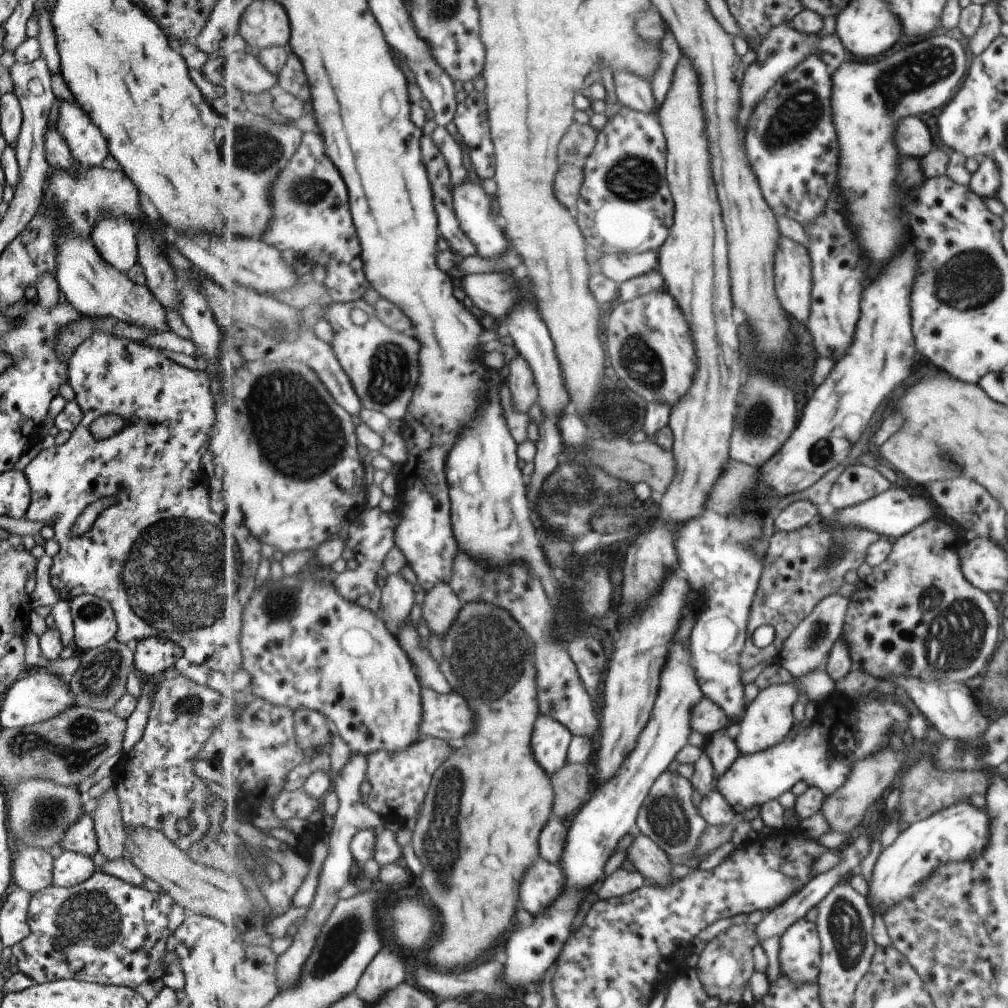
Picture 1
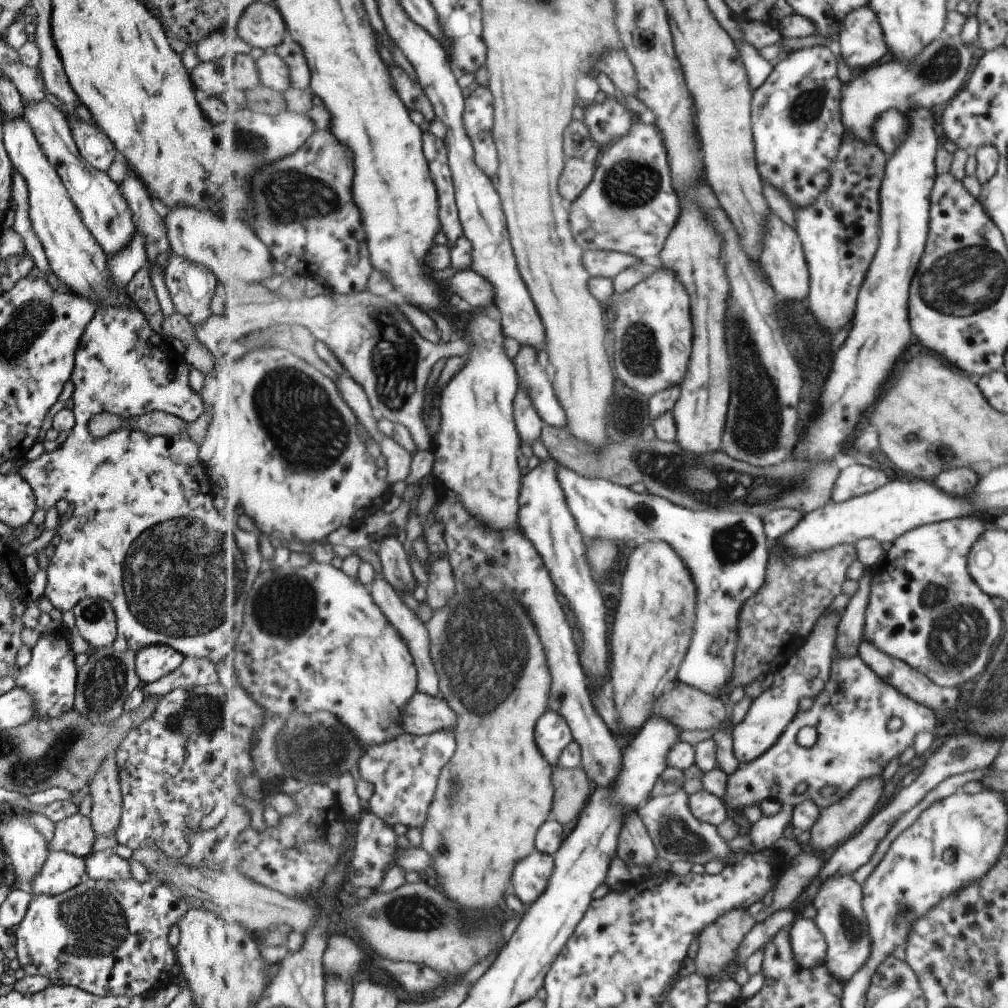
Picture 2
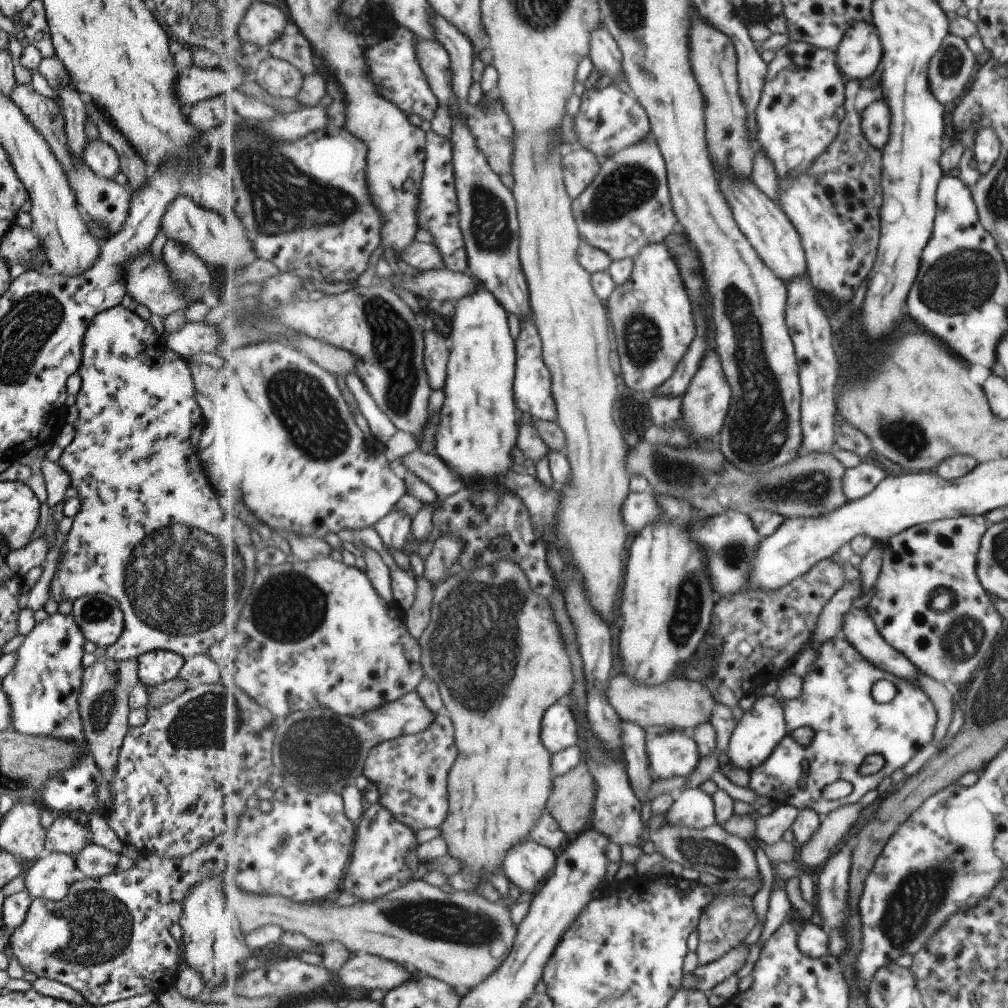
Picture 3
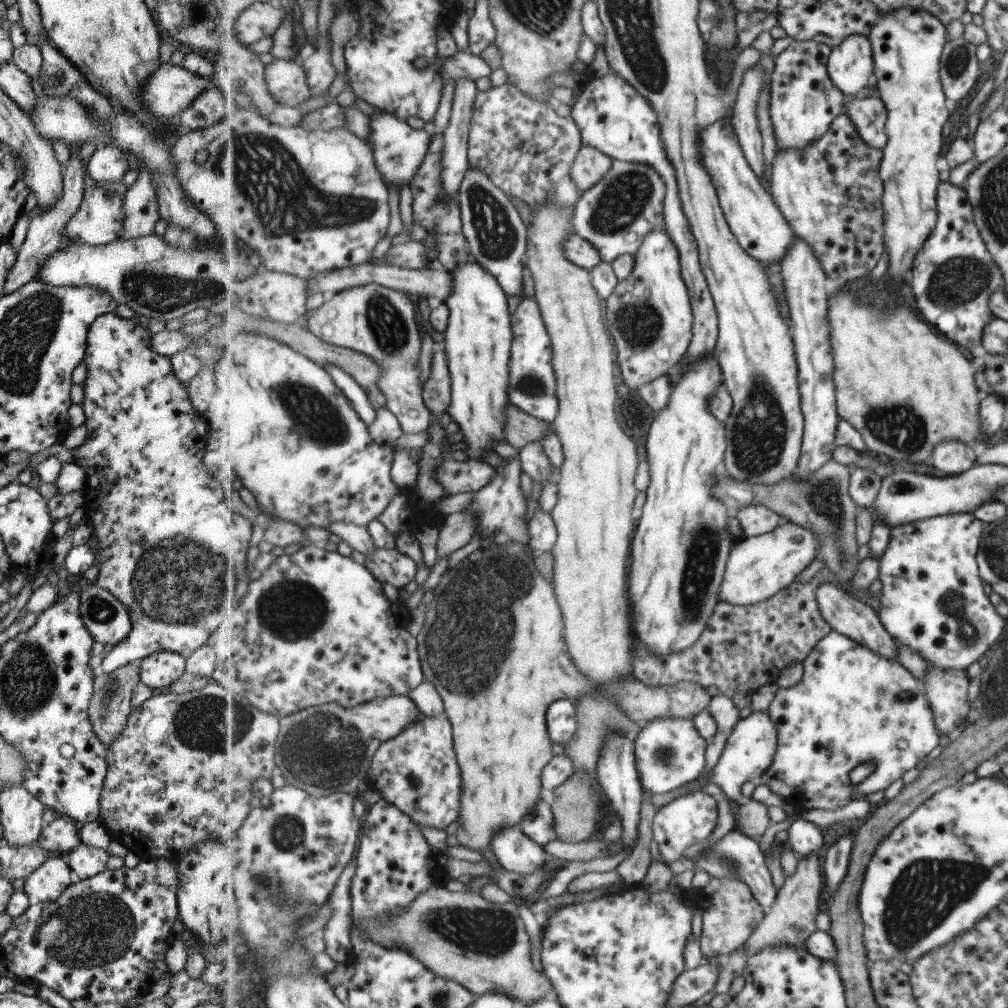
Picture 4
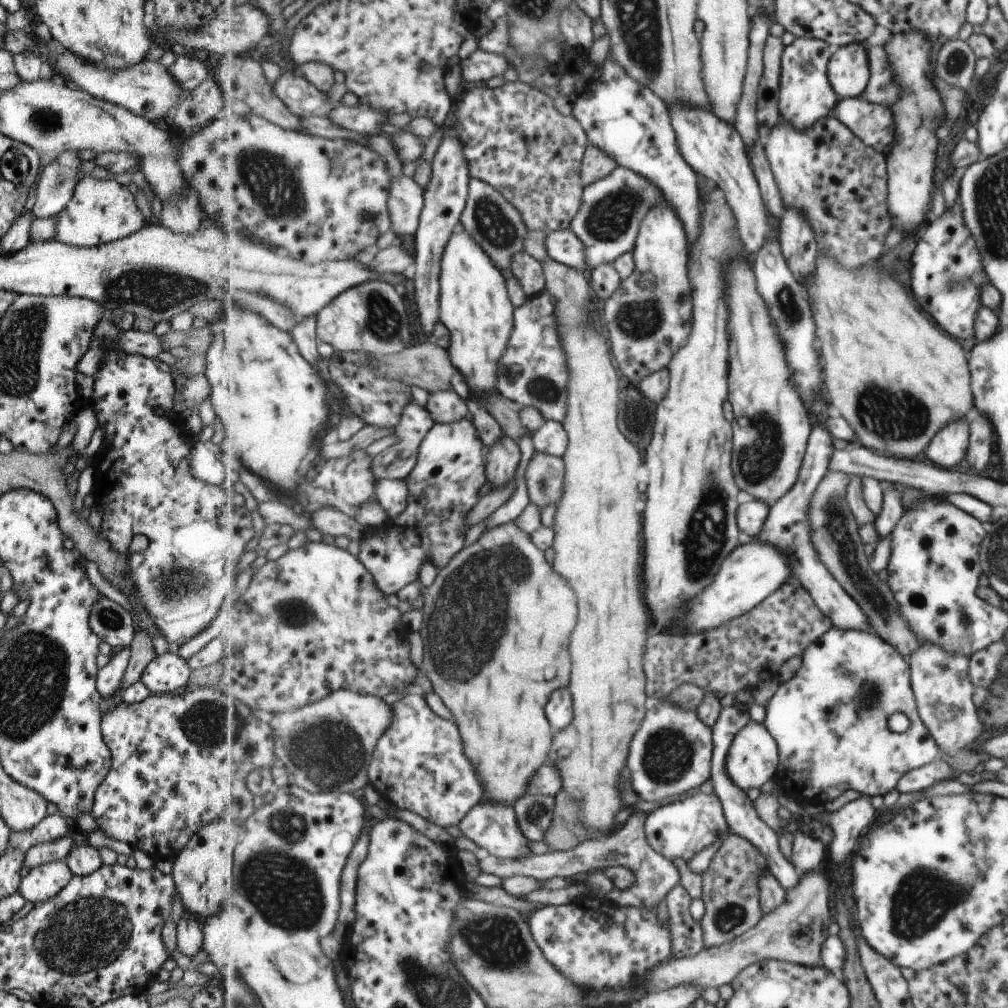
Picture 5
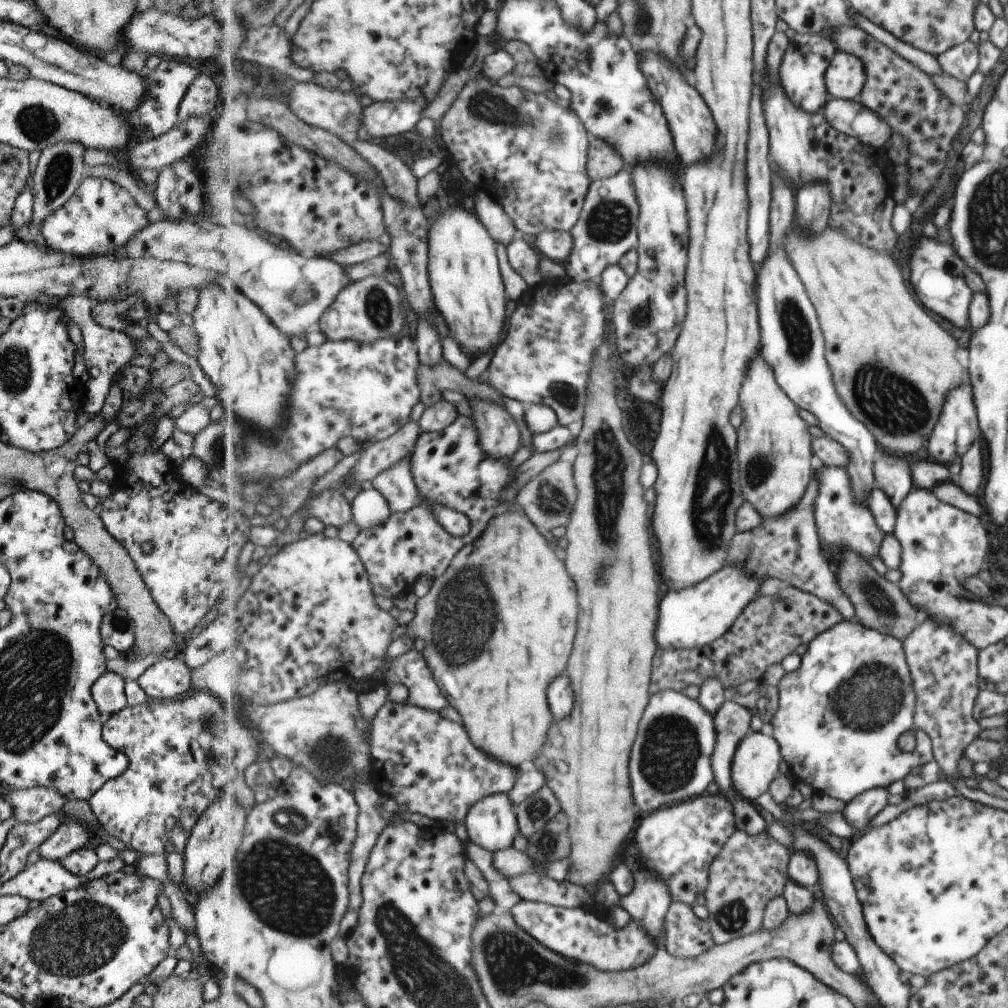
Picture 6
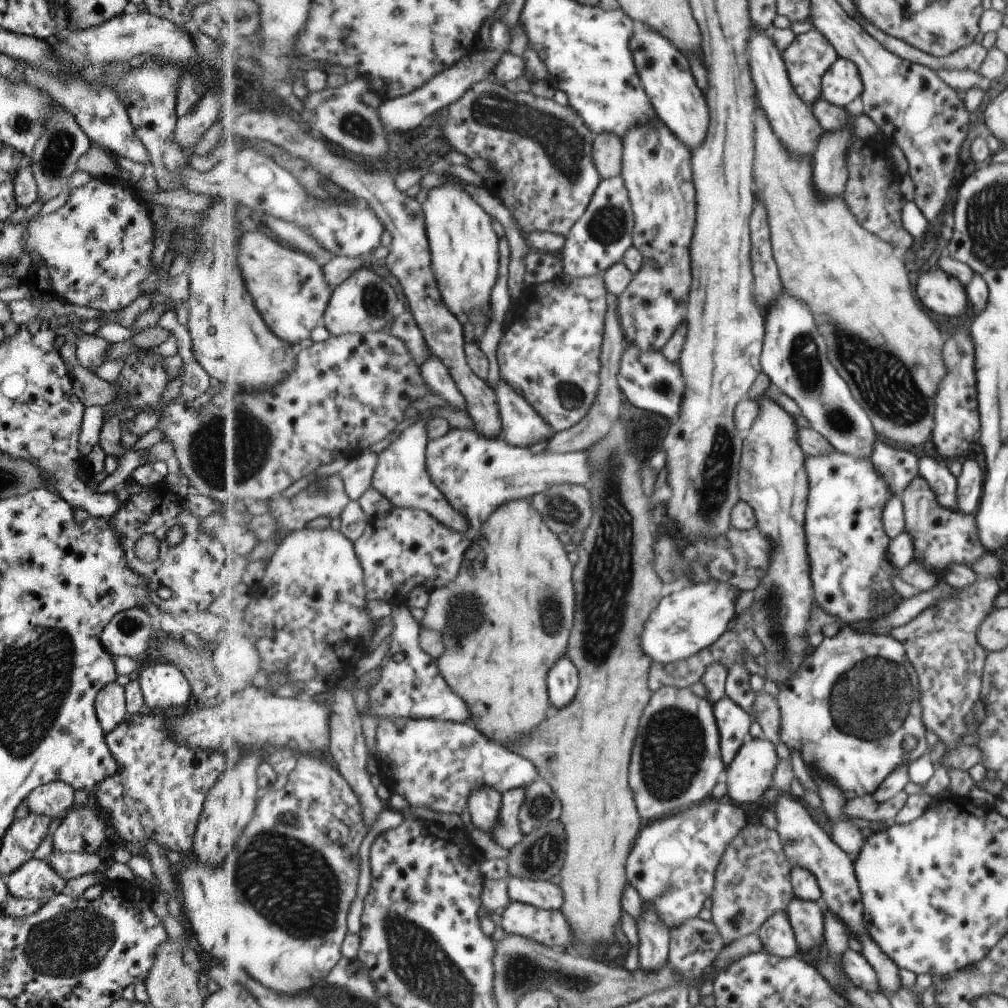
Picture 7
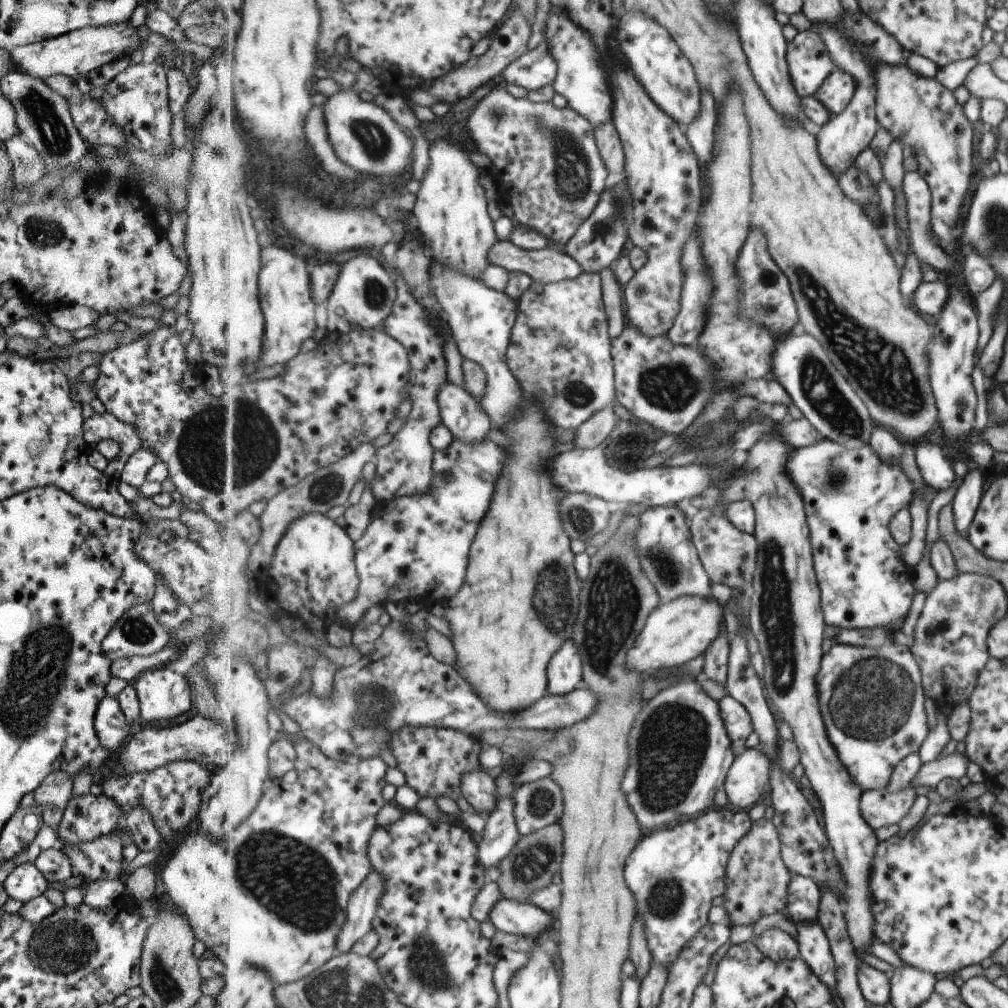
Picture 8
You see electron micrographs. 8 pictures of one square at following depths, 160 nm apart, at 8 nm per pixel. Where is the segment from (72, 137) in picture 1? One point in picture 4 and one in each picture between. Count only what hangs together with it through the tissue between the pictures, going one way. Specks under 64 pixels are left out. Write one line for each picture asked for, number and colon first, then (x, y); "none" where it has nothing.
2: (92, 144)
3: (97, 155)
4: (107, 162)

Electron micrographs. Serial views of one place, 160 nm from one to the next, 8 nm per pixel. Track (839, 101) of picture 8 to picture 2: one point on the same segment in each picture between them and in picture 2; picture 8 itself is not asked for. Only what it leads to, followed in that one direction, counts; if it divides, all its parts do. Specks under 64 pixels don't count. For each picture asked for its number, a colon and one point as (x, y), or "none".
2: (862, 44)
3: (860, 52)
4: (851, 65)
5: (849, 70)
6: (846, 77)
7: (842, 84)

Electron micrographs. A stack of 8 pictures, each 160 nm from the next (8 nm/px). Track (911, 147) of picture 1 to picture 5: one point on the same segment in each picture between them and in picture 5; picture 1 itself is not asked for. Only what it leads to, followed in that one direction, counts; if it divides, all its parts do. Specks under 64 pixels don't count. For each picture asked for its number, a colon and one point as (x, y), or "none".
2: (891, 128)
3: (876, 118)
4: (870, 115)
5: (873, 123)

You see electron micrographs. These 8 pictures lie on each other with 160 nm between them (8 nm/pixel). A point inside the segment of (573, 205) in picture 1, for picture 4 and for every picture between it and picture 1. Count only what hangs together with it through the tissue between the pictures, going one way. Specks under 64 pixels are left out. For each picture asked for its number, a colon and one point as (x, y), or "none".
2: (578, 175)
3: (581, 167)
4: (591, 165)

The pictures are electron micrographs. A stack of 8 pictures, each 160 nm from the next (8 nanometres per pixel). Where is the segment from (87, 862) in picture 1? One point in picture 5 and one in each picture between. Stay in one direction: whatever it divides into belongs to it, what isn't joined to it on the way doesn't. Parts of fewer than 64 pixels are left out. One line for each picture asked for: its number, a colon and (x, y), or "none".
2: (61, 871)
3: (48, 877)
4: (51, 877)
5: (41, 883)

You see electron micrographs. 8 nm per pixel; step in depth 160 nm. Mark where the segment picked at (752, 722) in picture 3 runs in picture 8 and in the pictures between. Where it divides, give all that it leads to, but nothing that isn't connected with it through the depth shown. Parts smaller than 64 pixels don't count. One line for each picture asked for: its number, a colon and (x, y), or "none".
4: (751, 748)
5: (754, 758)
6: (755, 766)
7: (751, 774)
8: (748, 779)

